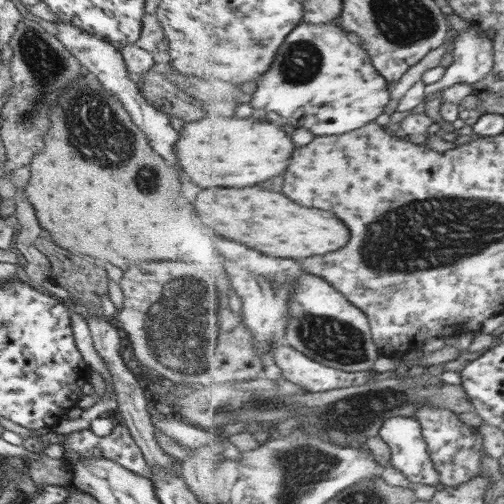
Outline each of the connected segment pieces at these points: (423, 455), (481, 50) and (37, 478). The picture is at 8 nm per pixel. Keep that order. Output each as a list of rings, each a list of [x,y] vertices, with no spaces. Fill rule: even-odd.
[[[418,416],[391,418],[384,423],[380,436],[392,448],[393,465],[413,483],[430,486],[442,483]]]
[[[474,26],[469,31],[460,32],[459,40],[456,42],[453,54],[456,61],[447,69],[441,80],[426,85],[427,94],[437,93],[439,91],[443,91],[444,93],[446,89],[456,86],[456,84],[467,83],[472,87],[476,87],[489,76],[497,62],[494,40],[488,38],[485,32],[475,30]]]
[[[39,452],[40,457],[27,464],[27,471],[31,481],[40,485],[48,484],[50,486],[66,486],[71,484],[74,478],[73,469],[61,459],[54,459]]]

